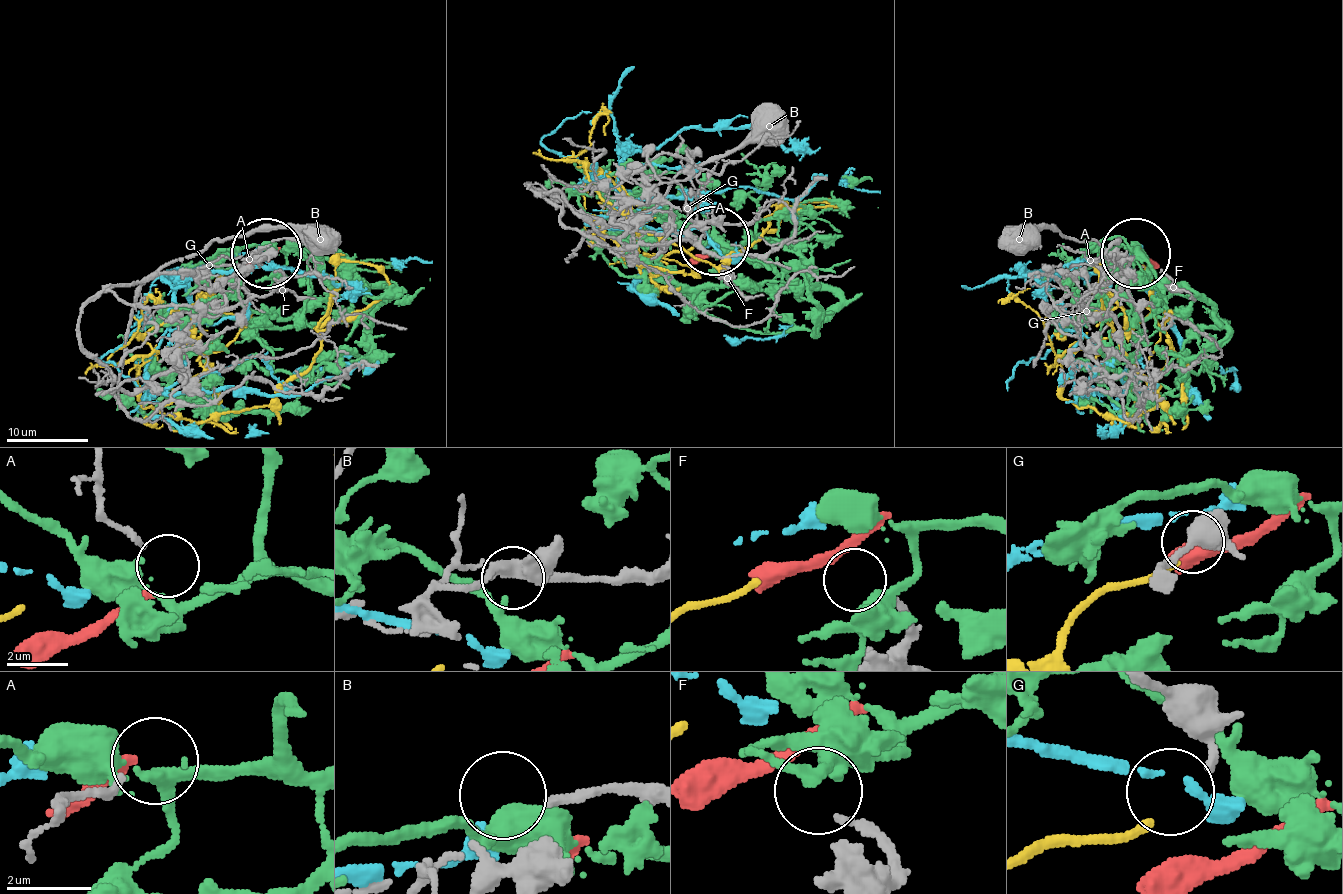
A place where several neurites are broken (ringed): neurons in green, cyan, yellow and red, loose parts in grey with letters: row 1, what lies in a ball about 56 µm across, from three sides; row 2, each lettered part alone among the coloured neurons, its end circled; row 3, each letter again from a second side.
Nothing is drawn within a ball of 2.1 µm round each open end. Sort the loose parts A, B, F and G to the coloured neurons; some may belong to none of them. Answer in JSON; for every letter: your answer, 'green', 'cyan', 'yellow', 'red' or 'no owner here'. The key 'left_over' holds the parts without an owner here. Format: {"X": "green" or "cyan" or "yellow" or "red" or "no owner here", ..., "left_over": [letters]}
{"A": "no owner here", "B": "no owner here", "F": "no owner here", "G": "yellow", "left_over": ["A", "B", "F"]}

